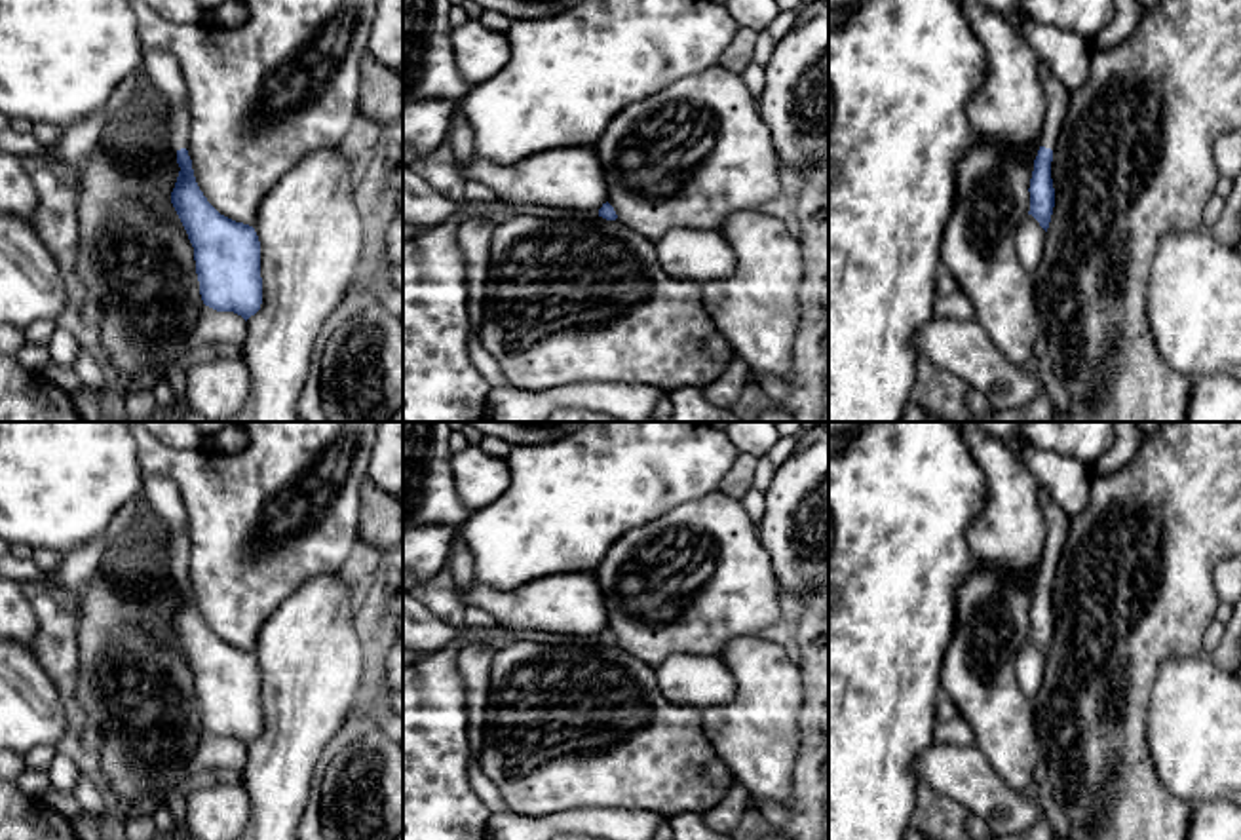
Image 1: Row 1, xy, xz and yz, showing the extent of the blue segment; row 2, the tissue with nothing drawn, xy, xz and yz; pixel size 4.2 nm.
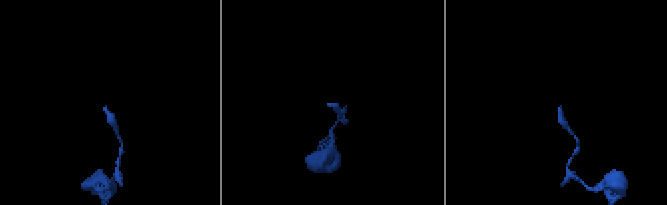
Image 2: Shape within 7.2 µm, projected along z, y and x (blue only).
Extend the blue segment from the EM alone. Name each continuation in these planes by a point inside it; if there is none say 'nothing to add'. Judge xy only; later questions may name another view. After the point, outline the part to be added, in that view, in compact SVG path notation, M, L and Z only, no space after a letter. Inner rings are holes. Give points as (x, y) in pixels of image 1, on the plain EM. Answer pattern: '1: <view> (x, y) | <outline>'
1: xy (164, 496) | M150 475L144 477L143 494L173 532L167 563L171 572L175 576L186 574L192 544L188 538L188 513L181 500L179 488L171 479Z

